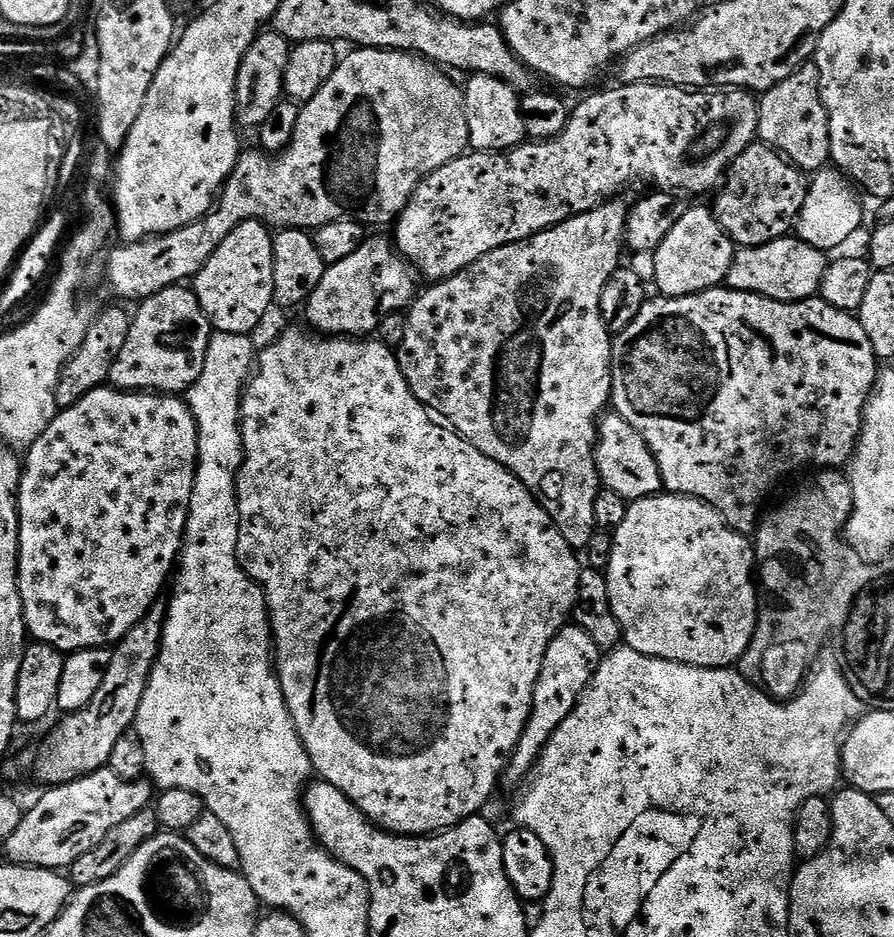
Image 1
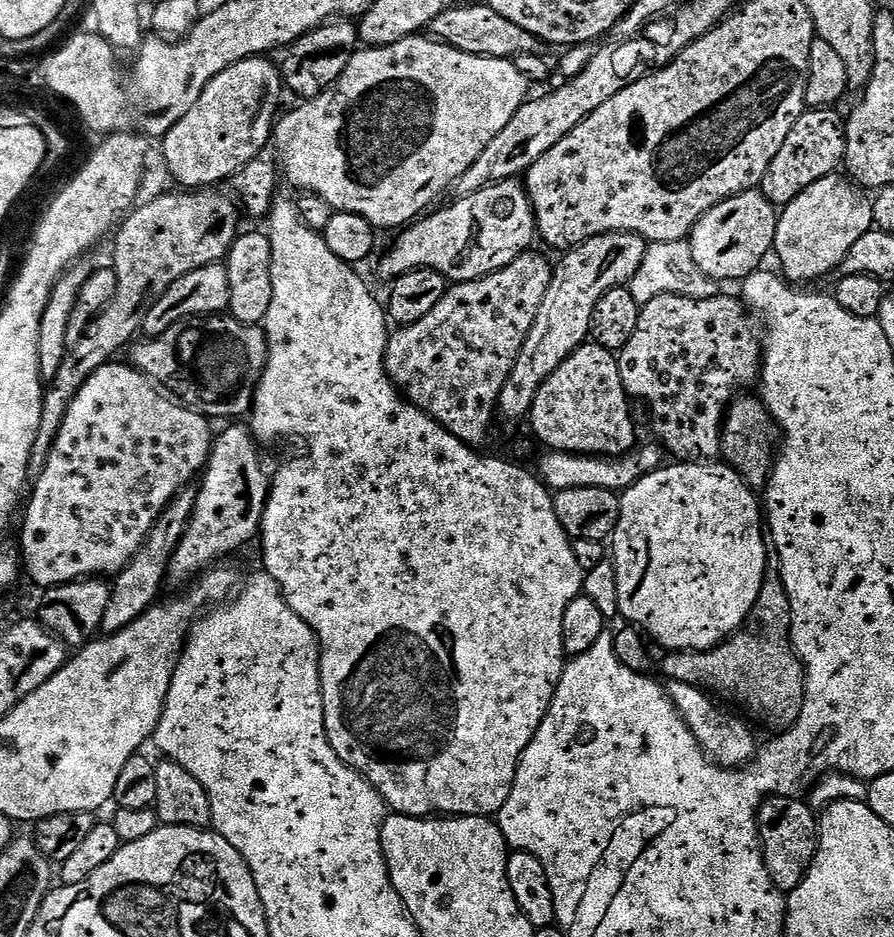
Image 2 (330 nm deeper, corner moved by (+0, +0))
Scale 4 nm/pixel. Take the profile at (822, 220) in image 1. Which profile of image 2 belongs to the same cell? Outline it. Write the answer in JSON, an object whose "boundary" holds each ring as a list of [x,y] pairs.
{"boundary":[[[833,174],[814,182],[794,202],[783,205],[776,222],[774,256],[784,267],[783,279],[793,286],[808,286],[811,280],[835,273],[850,254],[850,246],[873,228],[872,201],[847,175]]]}

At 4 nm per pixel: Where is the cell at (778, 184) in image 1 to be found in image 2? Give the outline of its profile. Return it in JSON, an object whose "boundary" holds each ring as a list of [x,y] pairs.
{"boundary":[[[835,107],[805,110],[798,122],[794,122],[794,130],[786,134],[786,142],[782,142],[782,150],[770,162],[770,170],[762,178],[759,191],[763,192],[771,204],[783,206],[794,202],[802,190],[814,186],[822,178],[833,175],[843,165],[846,150],[846,120],[836,113]]]}

